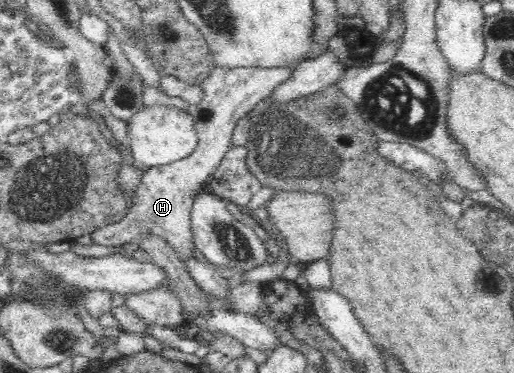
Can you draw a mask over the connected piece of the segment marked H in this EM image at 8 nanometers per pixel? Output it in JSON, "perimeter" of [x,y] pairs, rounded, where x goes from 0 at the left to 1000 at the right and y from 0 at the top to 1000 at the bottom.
{"perimeter":[[[414,172],[414,182],[391,225],[397,241],[395,268],[368,287],[385,359],[379,402],[352,429],[288,448],[270,499],[270,515],[263,525],[259,558],[247,566],[245,582],[232,595],[179,622],[179,649],[224,662],[255,649],[278,619],[294,619],[317,635],[346,684],[362,697],[375,694],[381,665],[370,587],[375,528],[411,480],[432,424],[451,391],[451,359],[465,319],[492,298],[504,273],[516,271],[525,247],[543,231],[570,185],[442,182]]]}

